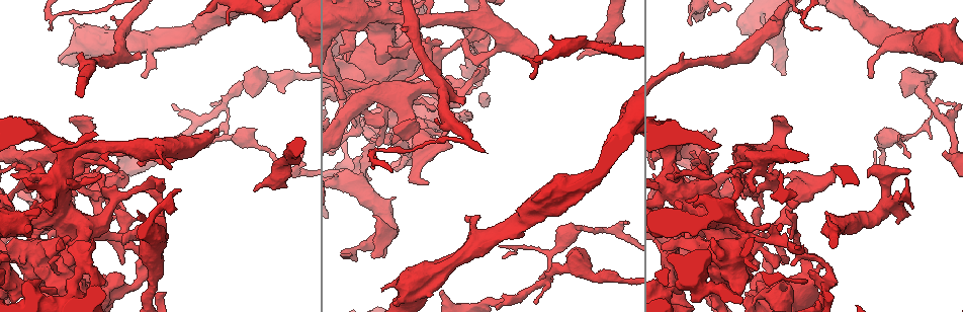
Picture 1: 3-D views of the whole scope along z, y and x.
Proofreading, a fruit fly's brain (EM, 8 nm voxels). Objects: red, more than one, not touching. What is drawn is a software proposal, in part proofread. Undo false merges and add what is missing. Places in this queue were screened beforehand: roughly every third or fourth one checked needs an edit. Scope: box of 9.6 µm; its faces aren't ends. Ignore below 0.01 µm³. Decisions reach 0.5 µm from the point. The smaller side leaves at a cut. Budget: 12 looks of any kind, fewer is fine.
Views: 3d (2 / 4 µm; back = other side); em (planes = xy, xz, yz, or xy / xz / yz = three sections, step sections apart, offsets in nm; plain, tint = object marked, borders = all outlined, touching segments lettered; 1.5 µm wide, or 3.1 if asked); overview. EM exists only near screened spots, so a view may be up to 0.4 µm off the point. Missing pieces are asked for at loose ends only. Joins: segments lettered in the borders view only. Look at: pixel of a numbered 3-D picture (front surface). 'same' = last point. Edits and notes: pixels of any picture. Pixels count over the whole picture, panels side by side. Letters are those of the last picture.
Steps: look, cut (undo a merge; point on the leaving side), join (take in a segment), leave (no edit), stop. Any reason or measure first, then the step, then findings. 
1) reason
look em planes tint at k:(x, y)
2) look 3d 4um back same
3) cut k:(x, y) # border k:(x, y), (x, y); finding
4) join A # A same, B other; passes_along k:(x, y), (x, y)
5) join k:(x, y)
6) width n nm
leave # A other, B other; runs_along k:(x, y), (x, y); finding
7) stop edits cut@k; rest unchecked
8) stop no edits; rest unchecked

a fork
look em xy step 8 tint at 1:(544, 280)

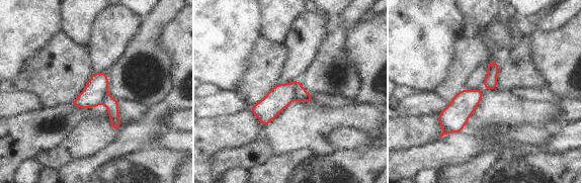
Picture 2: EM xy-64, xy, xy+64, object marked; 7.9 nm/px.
cut it another way
look em planes borders same

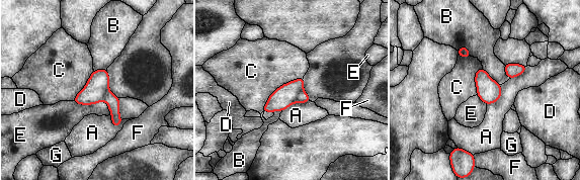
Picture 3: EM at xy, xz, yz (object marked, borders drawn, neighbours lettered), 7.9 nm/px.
width 170 nm
cut 3:(303, 97) # A other, B other, C other, D other, E other, F other, G other; border 3:(303, 89), (295, 101); two neurons meet here

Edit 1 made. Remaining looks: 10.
redraw
look overview

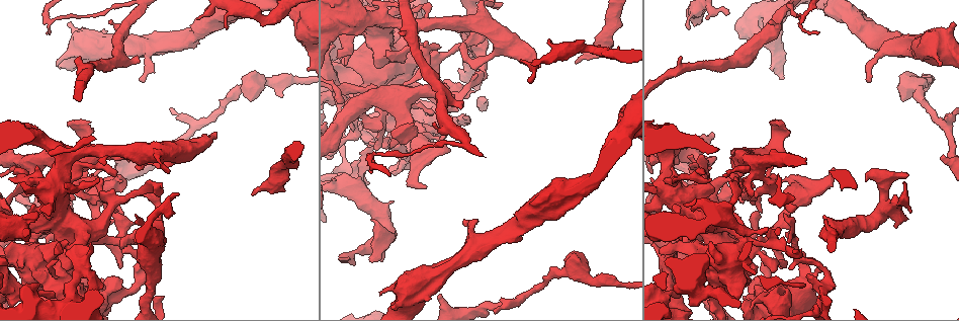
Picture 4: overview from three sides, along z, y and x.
branch stops here
look em planes borders at 4:(445, 79)

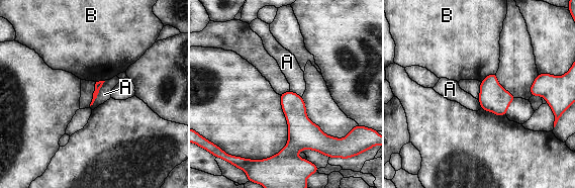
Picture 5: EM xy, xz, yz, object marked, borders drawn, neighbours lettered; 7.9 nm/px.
leave # A other, B other; border 5:(105, 81), (90, 106); no lettered segment goes on from it

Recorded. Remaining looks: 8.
thick end
look em yz step 4 borders at 4:(894, 227)

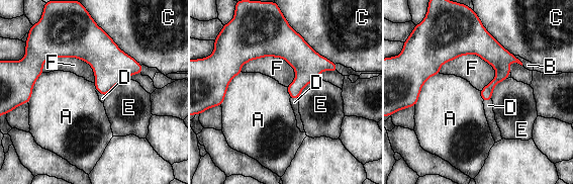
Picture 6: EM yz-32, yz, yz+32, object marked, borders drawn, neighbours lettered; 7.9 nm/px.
another direction
look em planes borders same

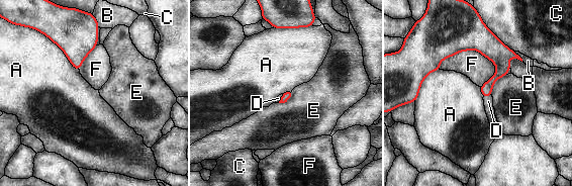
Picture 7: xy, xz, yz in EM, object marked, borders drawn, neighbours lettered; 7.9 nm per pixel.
join D # A other, B other, C other, D same, E other, F other; passes_along 7:(501, 69), (487, 96), (488, 101); it goes on there

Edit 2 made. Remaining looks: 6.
see it whole again
look overview

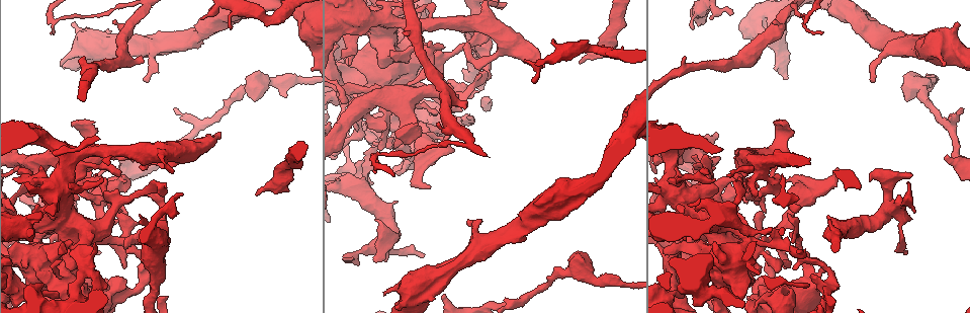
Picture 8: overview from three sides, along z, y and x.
branch stops here
look em planes borders at 8:(255, 194)

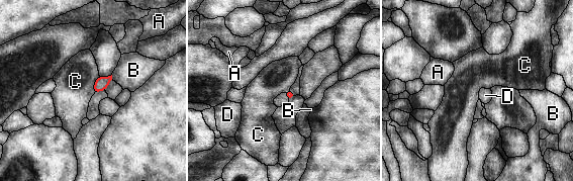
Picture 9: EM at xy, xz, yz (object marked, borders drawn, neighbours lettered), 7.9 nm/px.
longest_contact C 150 nm
join D # A other, B other, C other, D same; passes_along 9:(290, 95), (286, 95), (280, 100); it goes on there

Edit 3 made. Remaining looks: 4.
abrupt turn
look em planes plain at 8:(378, 155)

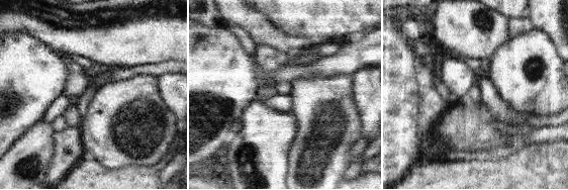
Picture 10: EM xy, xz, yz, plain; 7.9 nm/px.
look em planes borders same

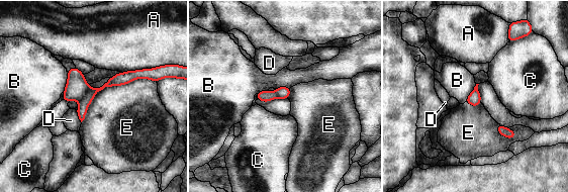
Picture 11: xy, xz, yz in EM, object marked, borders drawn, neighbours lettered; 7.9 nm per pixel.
cut 11:(77, 87) # A other, B other, C other, D other, E other; two neurons meet here

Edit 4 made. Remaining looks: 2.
stop edits cut@3, join@7, join@9, cut@11; rest unchecked

